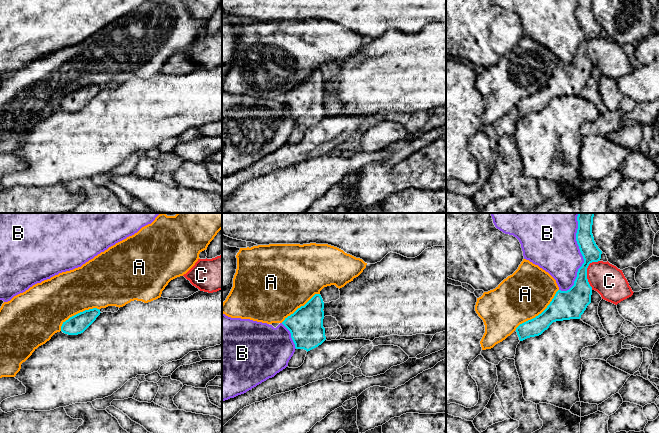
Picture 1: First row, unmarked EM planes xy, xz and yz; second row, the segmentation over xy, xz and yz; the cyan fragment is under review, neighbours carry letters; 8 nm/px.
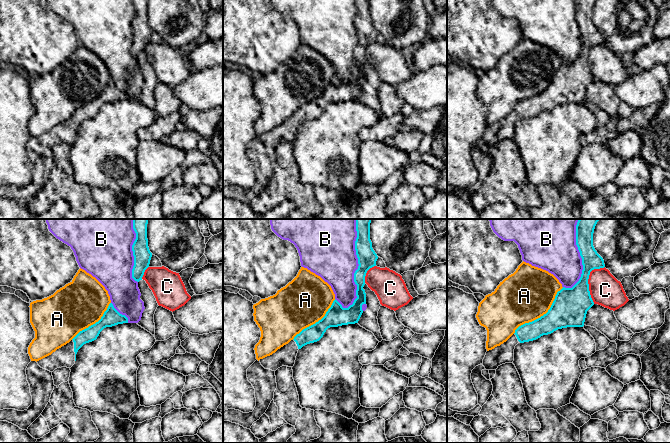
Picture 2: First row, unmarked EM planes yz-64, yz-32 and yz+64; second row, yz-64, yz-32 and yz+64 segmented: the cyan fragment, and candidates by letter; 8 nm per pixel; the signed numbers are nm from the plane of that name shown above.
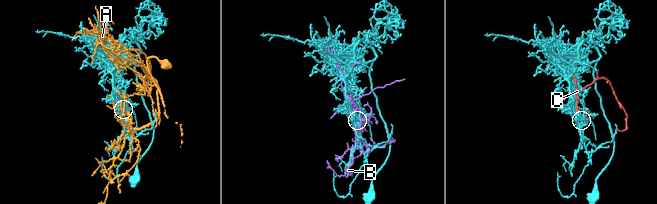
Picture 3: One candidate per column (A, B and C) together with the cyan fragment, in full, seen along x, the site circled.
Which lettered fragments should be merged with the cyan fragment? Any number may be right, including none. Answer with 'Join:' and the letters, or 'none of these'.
Join: none of these

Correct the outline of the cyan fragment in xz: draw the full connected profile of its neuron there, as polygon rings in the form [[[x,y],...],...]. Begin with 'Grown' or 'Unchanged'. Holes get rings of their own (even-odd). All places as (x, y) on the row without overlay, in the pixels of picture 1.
Unchanged. [[[315,70],[304,82],[282,98],[290,107],[296,125],[308,128],[326,116],[323,85],[324,78],[321,71]]]

